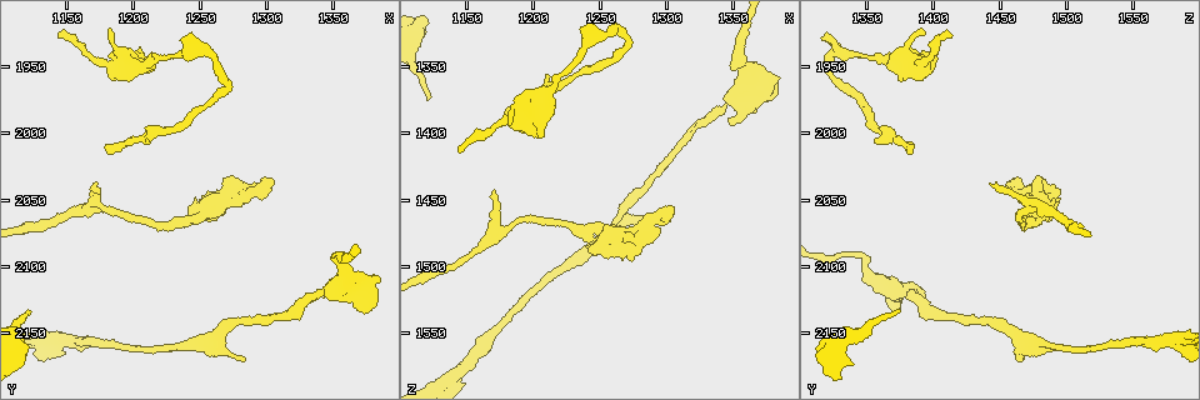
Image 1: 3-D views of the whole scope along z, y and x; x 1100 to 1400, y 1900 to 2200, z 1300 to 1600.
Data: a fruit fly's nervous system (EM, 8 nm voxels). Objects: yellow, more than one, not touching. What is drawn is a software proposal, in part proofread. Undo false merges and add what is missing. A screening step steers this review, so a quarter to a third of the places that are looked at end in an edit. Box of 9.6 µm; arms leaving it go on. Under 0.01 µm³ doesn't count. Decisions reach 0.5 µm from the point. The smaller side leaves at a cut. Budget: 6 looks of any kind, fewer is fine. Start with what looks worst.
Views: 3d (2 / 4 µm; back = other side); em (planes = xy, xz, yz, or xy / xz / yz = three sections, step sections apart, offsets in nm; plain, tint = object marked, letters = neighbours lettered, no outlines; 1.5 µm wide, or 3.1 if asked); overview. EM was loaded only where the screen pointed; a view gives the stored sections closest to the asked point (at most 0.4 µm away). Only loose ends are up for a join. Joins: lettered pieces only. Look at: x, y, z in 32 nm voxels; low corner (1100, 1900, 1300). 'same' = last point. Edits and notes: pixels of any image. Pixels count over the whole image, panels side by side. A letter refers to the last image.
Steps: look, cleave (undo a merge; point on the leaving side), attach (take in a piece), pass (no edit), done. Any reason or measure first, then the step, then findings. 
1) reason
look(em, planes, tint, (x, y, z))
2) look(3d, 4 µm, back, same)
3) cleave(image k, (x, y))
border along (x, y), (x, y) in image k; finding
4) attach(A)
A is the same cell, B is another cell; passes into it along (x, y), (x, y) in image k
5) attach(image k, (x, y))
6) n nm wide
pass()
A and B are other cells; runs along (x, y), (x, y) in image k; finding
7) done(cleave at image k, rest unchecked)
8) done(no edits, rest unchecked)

branch stops here
look(3d, 4 µm, back, (1122, 2134, 1374))

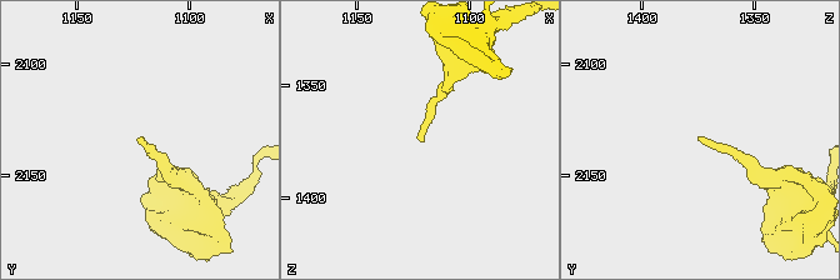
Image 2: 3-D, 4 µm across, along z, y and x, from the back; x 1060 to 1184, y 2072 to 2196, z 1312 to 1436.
need the tissue
look(em, yz, step 4, tint, (1122, 2133, 1373))

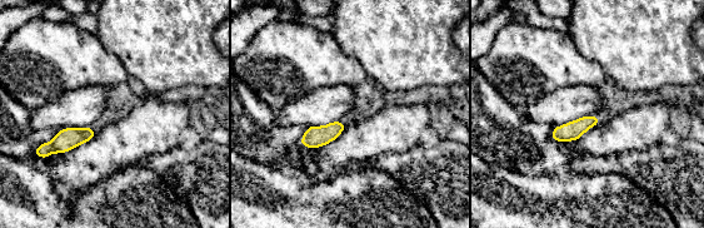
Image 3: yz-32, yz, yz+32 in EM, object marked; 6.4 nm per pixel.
look(em, planes, letters, same)

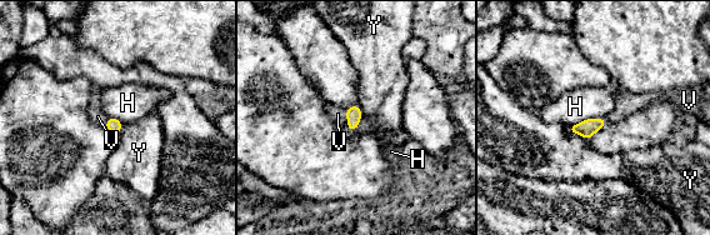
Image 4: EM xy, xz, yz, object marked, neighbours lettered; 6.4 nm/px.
attach(V)
V is the same cell, H and Y are other cells; the neuron continues

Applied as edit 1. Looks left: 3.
look(3d, 4 µm, (1304, 2038, 1454))

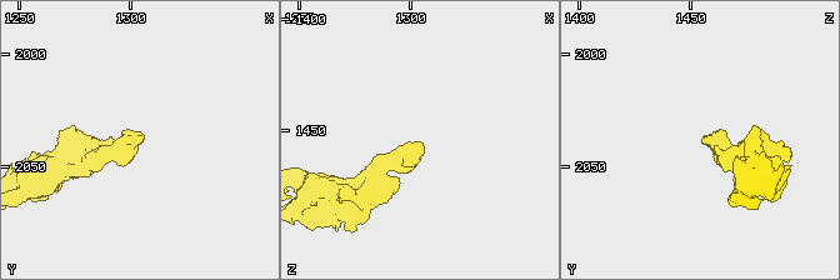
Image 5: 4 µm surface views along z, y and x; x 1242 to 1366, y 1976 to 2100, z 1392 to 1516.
look(em, planes, tint, (1305, 2037, 1456))

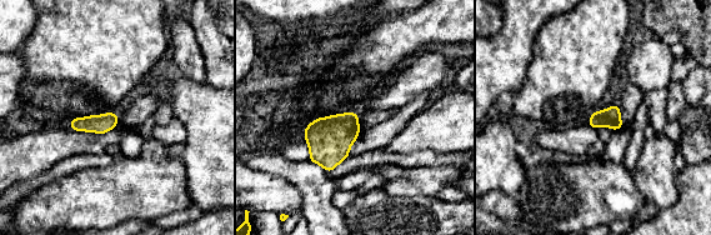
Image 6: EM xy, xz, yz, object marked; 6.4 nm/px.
look(em, planes, letters, same)

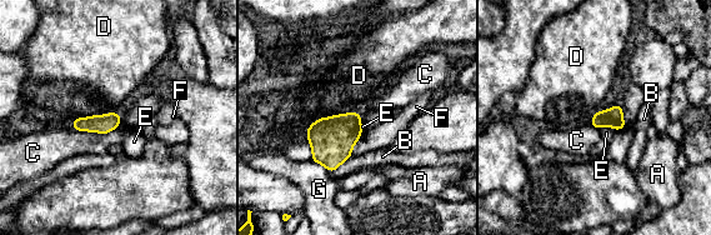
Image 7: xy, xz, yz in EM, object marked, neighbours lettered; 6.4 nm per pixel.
pass()
A, B, C, D, E, F and G are other cells; border along (120, 120), (106, 133), (73, 128) in image 7; none of them fits

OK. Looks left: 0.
done(attach at image 4, rest unchecked)

